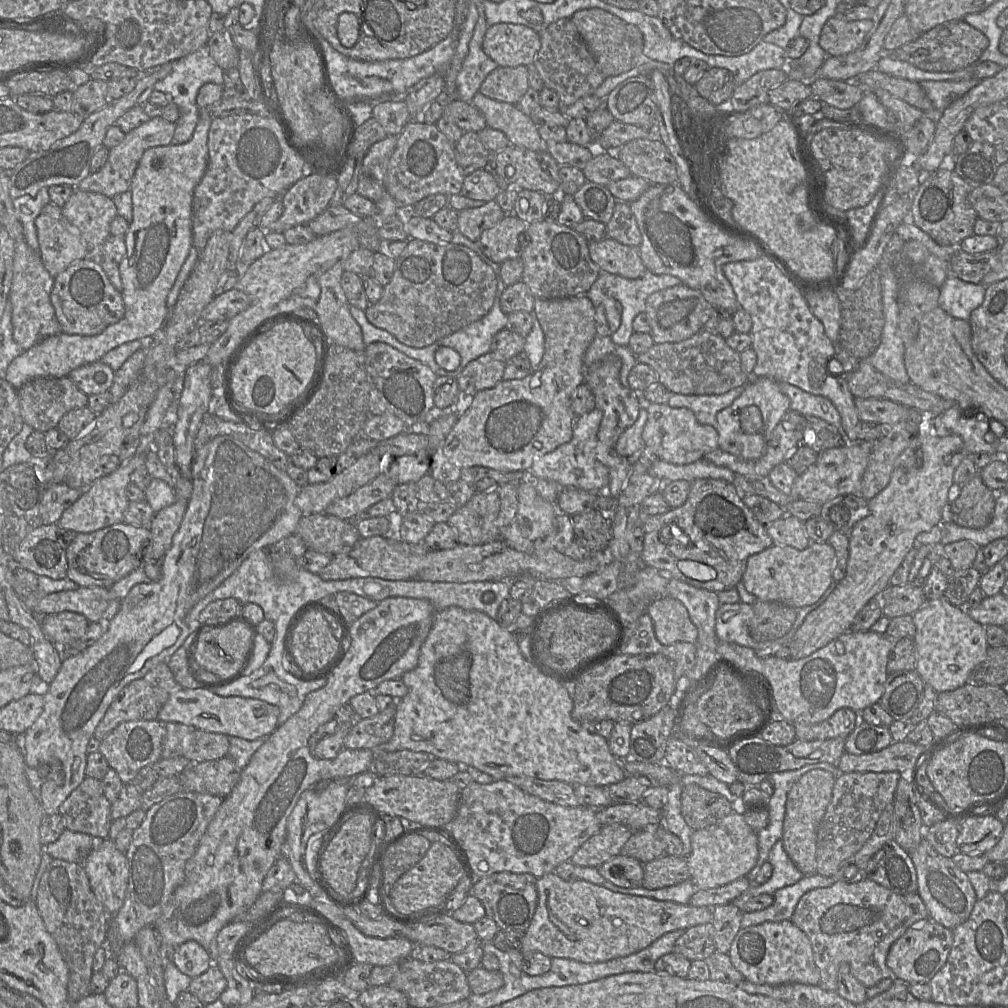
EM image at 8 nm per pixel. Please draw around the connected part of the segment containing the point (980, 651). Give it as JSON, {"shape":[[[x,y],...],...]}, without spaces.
{"shape":[[[944,597],[928,599],[912,615],[916,628],[913,641],[916,650],[915,671],[925,684],[937,693],[951,691],[969,681],[974,667],[986,656],[988,643],[985,626],[973,620],[963,607],[952,605]]]}

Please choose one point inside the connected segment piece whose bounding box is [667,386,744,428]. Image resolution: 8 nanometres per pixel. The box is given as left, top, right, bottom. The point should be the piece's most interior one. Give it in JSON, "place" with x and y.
{"place":[705,407]}

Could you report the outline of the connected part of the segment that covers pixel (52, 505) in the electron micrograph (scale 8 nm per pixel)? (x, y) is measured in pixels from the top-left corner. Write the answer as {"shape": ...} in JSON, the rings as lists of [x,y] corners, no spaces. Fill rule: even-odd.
{"shape":[[[50,483],[40,503],[41,524],[56,524],[62,513],[80,497],[83,490],[62,483]]]}

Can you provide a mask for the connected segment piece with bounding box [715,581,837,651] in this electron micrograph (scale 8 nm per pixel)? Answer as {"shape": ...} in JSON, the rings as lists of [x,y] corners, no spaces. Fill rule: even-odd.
{"shape":[[[833,581],[817,602],[812,605],[797,608],[797,617],[792,629],[783,637],[772,641],[755,641],[749,634],[749,622],[753,617],[753,605],[737,602],[721,604],[715,614],[715,632],[719,641],[735,643],[753,650],[779,650],[788,644],[796,630],[804,621],[806,615],[820,606],[835,589],[837,582]]]}

